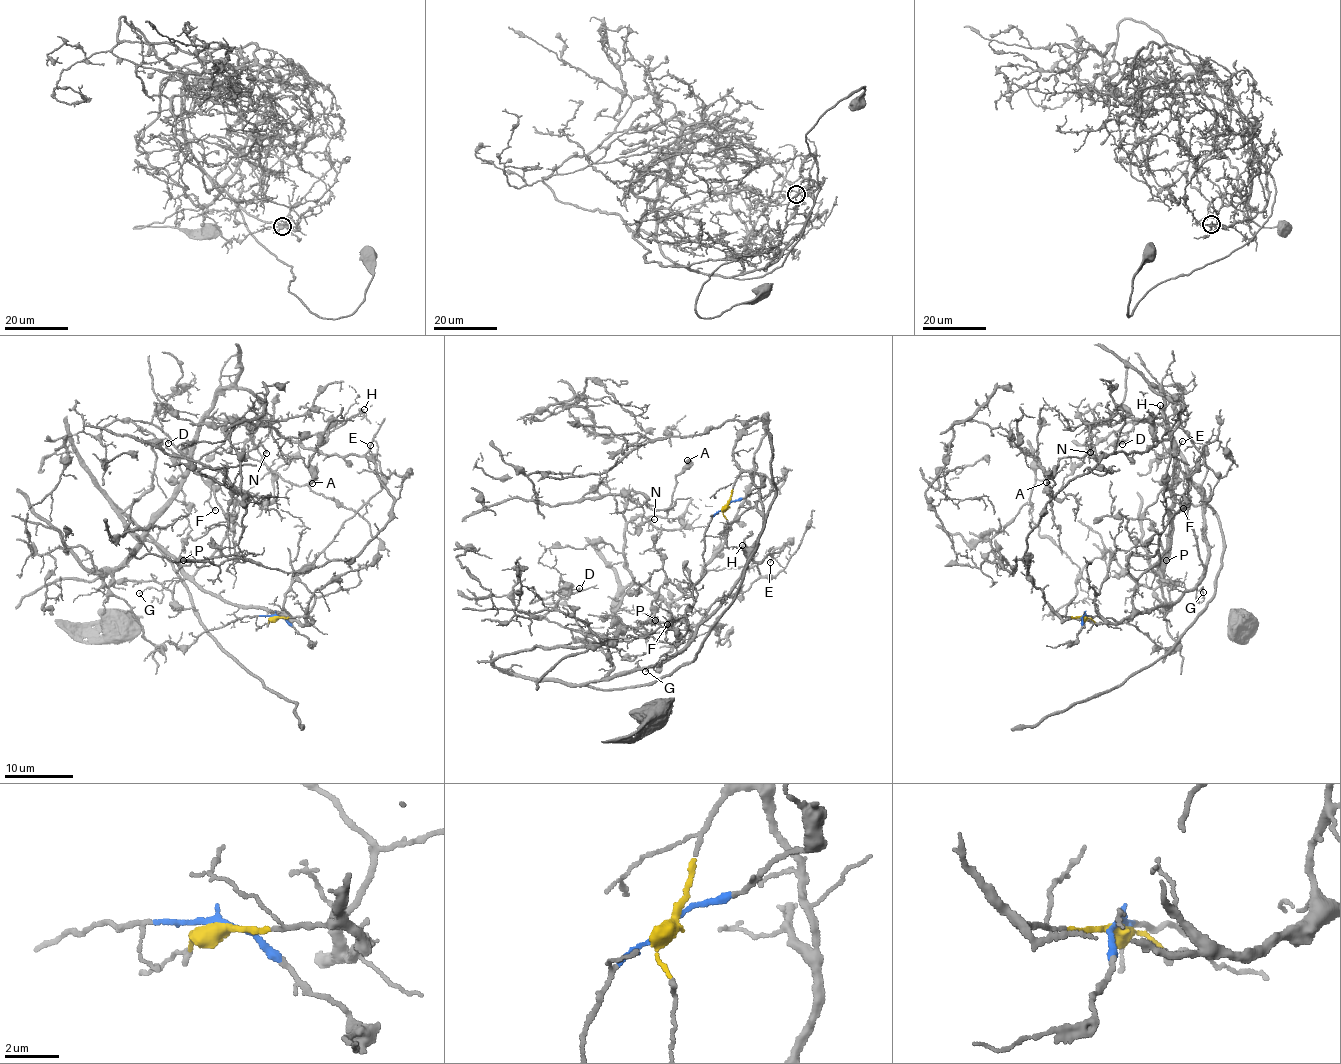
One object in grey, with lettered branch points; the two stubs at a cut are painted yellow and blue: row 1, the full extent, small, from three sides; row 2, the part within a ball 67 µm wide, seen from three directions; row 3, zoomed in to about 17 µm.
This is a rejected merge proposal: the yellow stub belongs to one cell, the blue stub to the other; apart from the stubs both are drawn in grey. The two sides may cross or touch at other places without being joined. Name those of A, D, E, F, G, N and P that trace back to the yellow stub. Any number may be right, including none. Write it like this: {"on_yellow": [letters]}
{"on_yellow": ["E", "G"]}

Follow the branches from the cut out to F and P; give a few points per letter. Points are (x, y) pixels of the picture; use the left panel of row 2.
F: (277, 616), (236, 619), (181, 647), (151, 644), (131, 608), (109, 587), (111, 571), (192, 467), (215, 510)
P: (277, 616), (236, 619), (181, 647), (151, 644), (109, 587), (111, 571), (175, 499), (188, 506), (183, 560)

